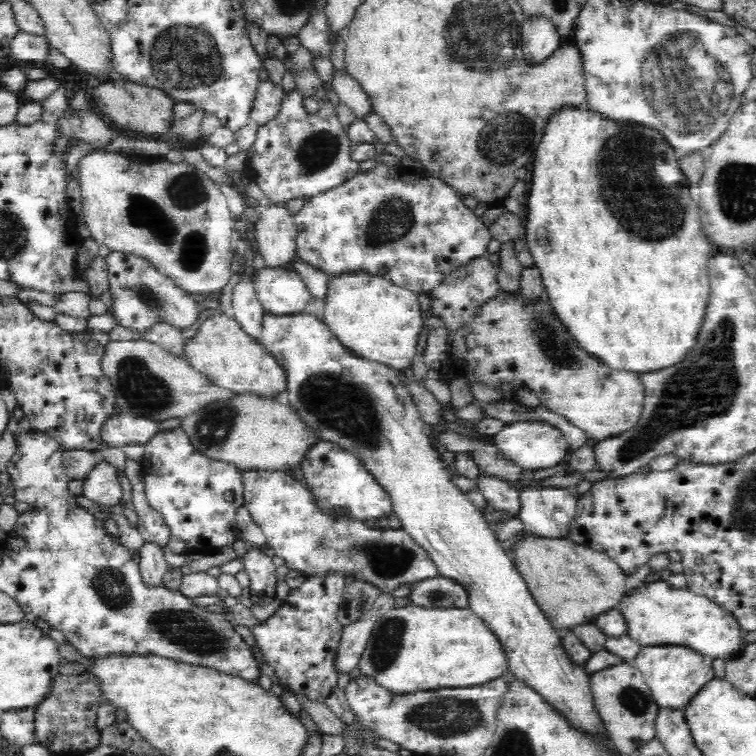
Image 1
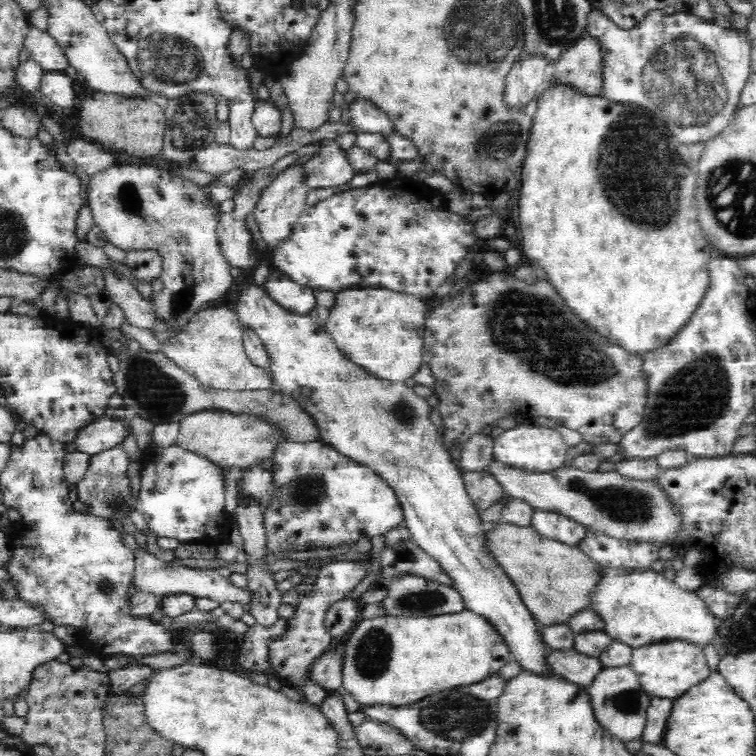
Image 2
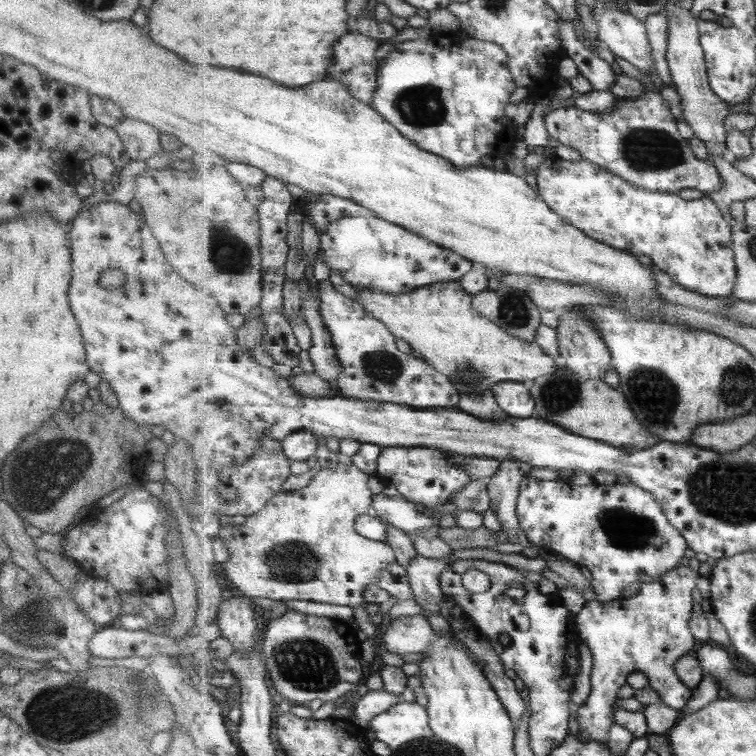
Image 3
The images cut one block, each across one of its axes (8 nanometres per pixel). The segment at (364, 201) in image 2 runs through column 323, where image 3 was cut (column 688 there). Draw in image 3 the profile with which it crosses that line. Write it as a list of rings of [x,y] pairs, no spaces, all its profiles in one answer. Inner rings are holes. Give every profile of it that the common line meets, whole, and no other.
[[[554,154],[547,157],[536,171],[536,182],[540,196],[546,200],[559,216],[569,224],[582,229],[587,236],[602,241],[613,248],[631,252],[633,255],[644,254],[653,264],[667,273],[673,280],[691,292],[705,296],[727,298],[734,294],[738,272],[735,261],[734,229],[723,218],[719,204],[708,195],[694,200],[684,200],[671,192],[651,192],[640,188],[635,182],[623,180],[621,176],[593,164],[591,160],[581,158],[569,161]]]

